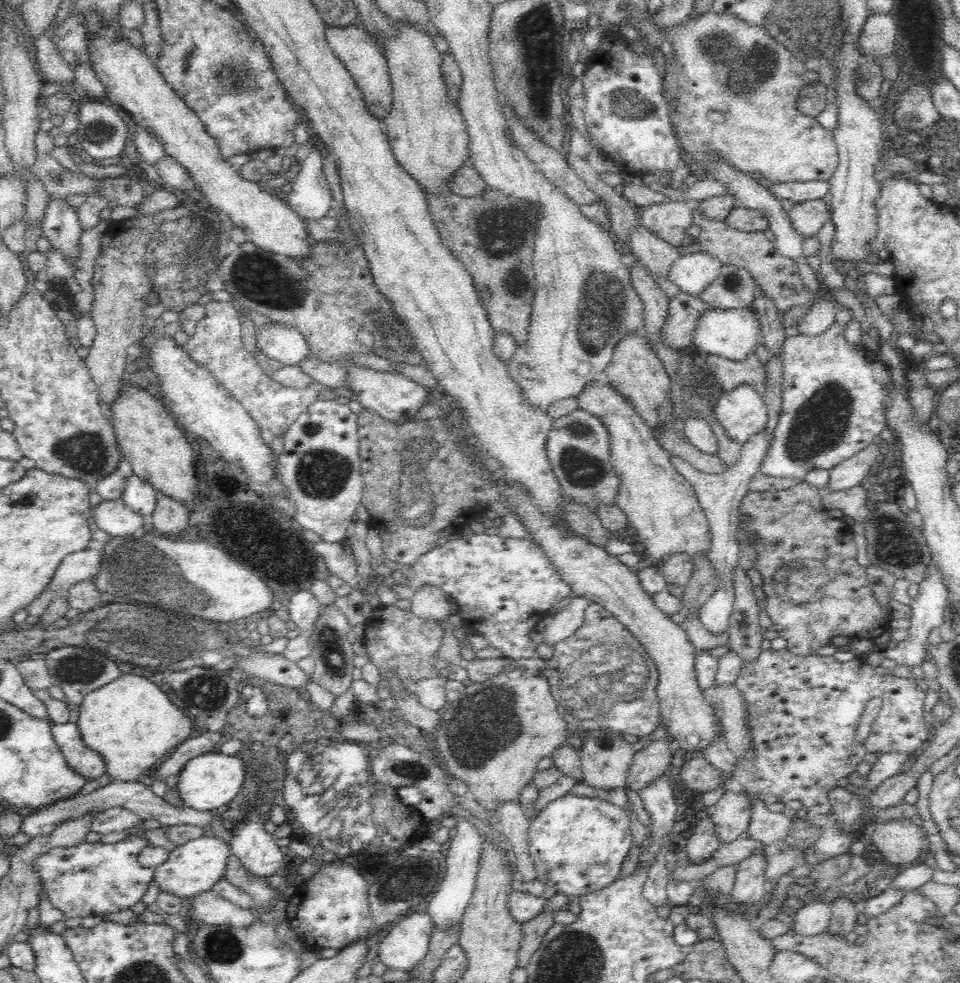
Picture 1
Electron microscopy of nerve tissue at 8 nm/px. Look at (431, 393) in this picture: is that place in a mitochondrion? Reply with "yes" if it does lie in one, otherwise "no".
no

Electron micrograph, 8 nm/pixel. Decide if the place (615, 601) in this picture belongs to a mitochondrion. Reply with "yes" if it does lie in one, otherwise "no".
no

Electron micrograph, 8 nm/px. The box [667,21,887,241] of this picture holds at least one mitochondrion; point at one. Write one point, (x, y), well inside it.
(740, 63)

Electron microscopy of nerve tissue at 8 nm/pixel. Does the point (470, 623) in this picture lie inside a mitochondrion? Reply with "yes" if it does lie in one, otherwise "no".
no

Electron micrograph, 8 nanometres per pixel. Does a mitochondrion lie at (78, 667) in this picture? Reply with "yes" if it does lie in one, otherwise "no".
yes

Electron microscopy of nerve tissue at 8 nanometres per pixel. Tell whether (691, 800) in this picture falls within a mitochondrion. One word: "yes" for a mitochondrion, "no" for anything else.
no

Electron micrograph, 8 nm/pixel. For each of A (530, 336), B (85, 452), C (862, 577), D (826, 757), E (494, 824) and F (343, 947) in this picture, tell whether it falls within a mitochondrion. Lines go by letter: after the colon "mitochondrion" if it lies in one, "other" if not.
A: other
B: mitochondrion
C: other
D: other
E: other
F: other

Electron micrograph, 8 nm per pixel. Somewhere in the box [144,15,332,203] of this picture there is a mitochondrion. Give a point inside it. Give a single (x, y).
(241, 77)

